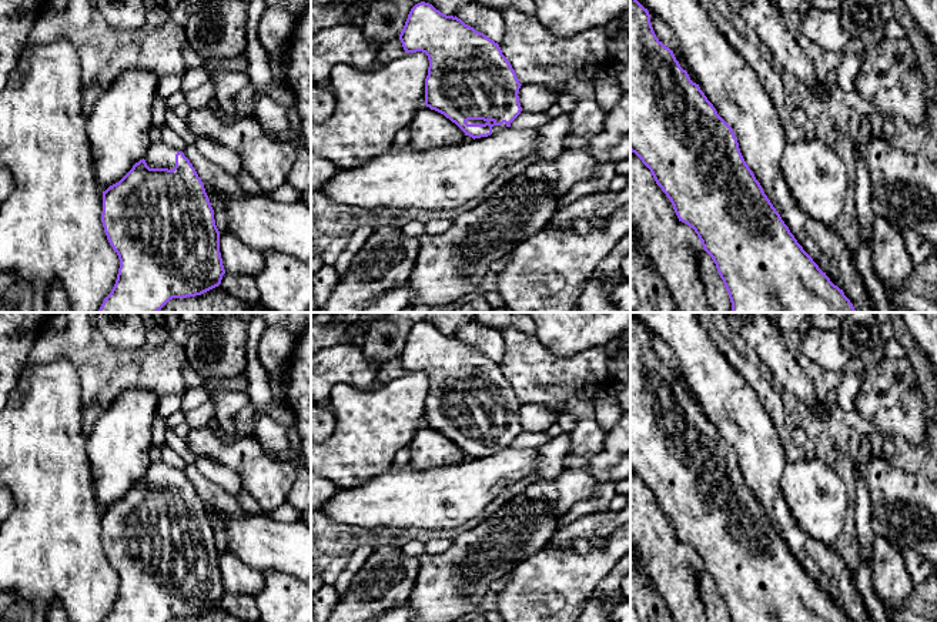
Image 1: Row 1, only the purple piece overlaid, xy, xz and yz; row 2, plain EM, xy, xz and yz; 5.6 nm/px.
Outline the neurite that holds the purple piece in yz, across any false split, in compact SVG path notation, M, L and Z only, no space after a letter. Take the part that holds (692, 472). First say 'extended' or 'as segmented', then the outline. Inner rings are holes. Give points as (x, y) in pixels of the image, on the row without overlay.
as segmented; M630 312L630 471L650 489L679 541L695 549L712 576L730 622L850 622L782 539L746 484L733 448L717 434L673 371L655 354L650 334Z

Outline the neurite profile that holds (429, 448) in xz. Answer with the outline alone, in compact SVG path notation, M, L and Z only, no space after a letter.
M426 425L416 432L408 447L409 465L414 469L446 466L462 462L466 457L455 442Z

